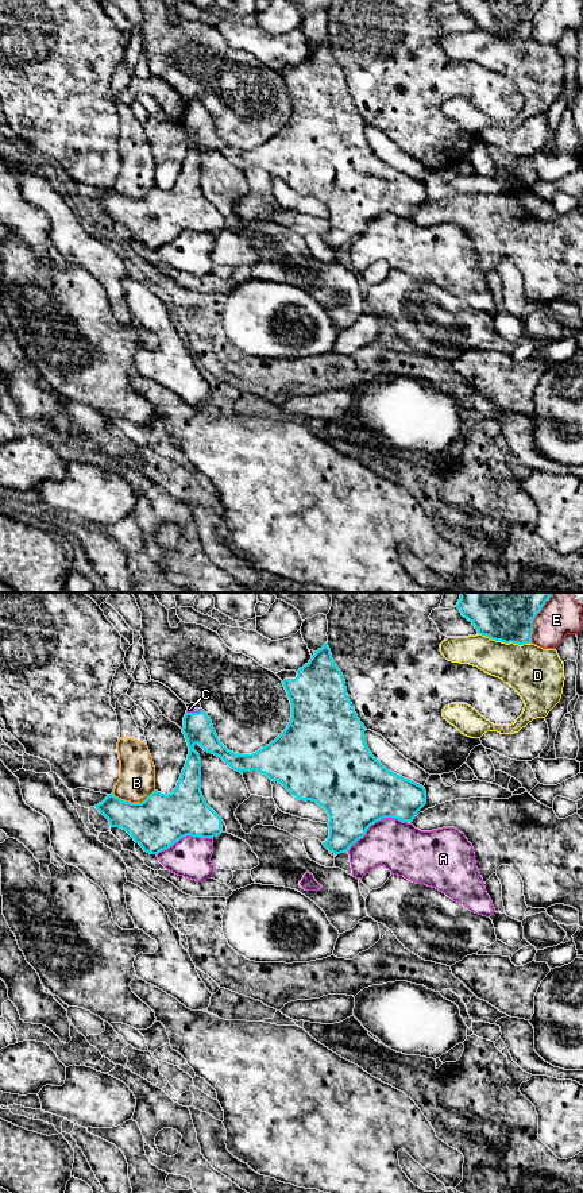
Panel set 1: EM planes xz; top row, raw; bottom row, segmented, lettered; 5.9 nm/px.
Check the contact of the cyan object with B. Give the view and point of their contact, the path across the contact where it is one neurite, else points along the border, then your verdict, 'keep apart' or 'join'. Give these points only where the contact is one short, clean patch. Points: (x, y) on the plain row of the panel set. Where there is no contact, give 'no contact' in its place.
meets cyan in xz at (132, 199); keep apart

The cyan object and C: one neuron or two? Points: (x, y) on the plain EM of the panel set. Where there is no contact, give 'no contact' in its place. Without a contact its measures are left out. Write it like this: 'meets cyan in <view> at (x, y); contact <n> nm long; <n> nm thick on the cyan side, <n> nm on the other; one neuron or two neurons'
meets cyan in xz at (193, 108); contact 100 nm long; 180 nm thick on the cyan side, 30 nm on the other; one neuron

